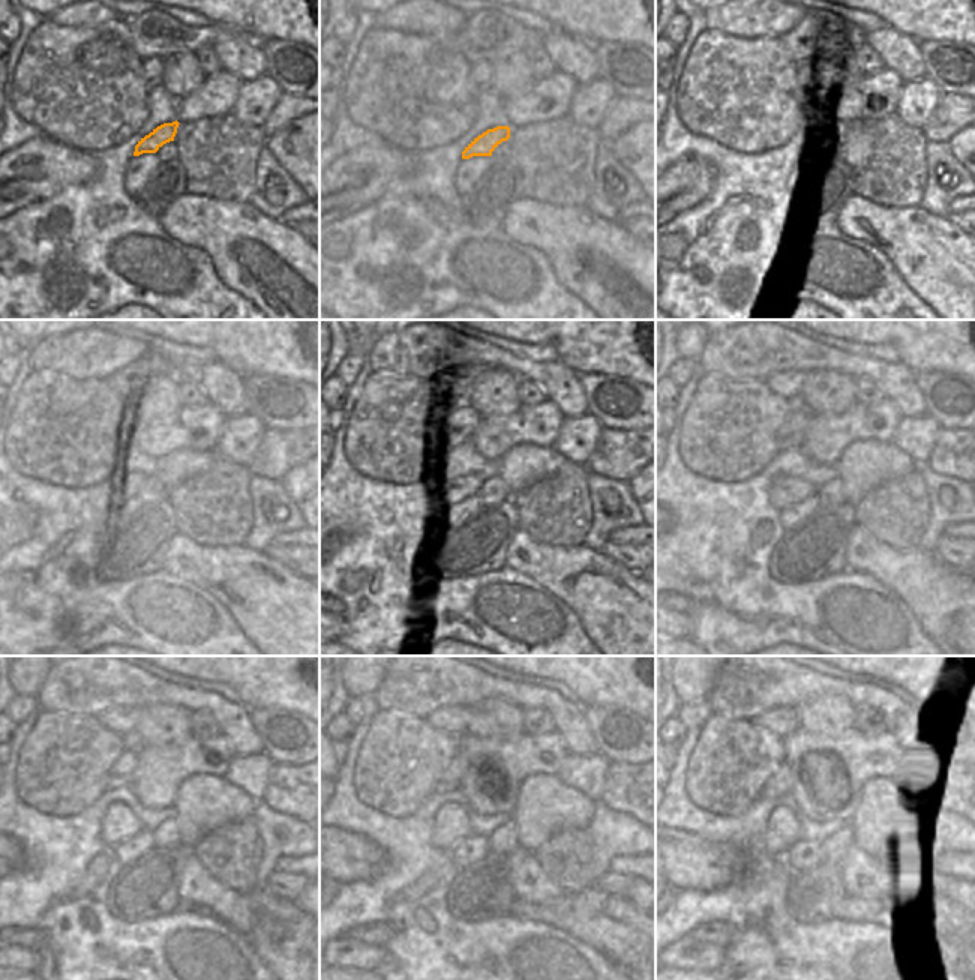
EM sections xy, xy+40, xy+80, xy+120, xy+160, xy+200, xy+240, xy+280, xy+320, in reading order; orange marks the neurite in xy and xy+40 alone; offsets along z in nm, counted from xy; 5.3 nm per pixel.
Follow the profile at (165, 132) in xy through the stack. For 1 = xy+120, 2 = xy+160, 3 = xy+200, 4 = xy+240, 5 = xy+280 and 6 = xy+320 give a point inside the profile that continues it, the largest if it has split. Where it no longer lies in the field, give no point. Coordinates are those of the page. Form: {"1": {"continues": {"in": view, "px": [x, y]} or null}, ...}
{"1": {"continues": {"in": "xy+120", "px": [132, 483]}}, "2": {"continues": {"in": "xy+160", "px": [468, 485]}}, "3": {"continues": {"in": "xy+200", "px": [786, 490]}}, "4": {"continues": {"in": "xy+240", "px": [119, 824]}}, "5": {"continues": {"in": "xy+280", "px": [452, 824]}}, "6": {"continues": {"in": "xy+320", "px": [782, 830]}}}

